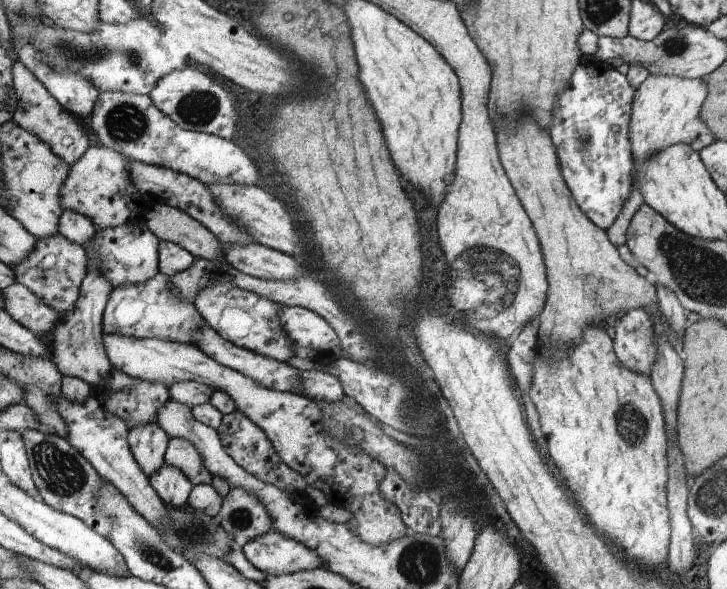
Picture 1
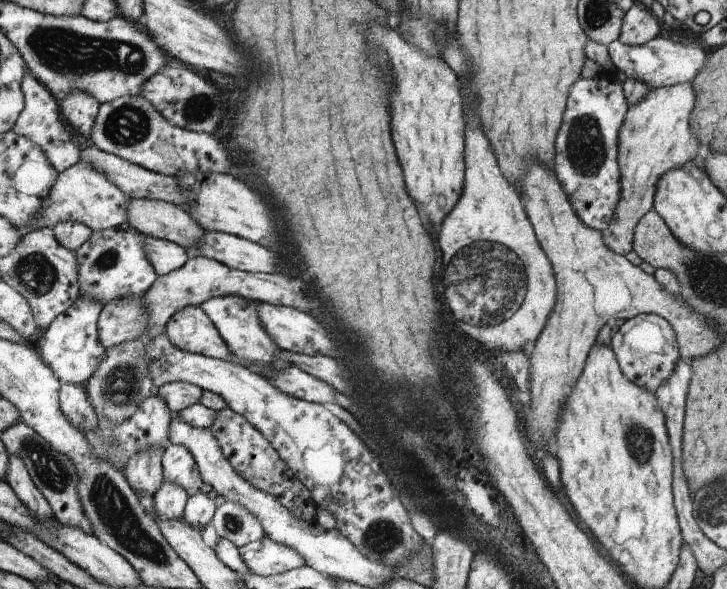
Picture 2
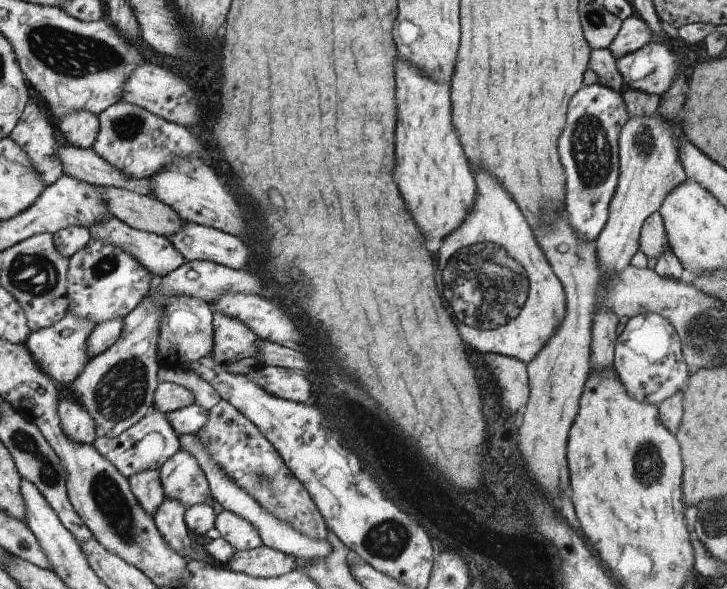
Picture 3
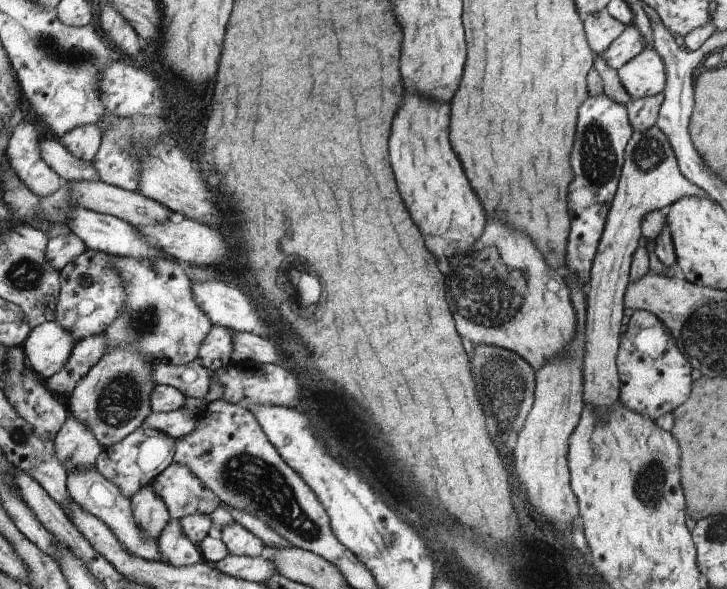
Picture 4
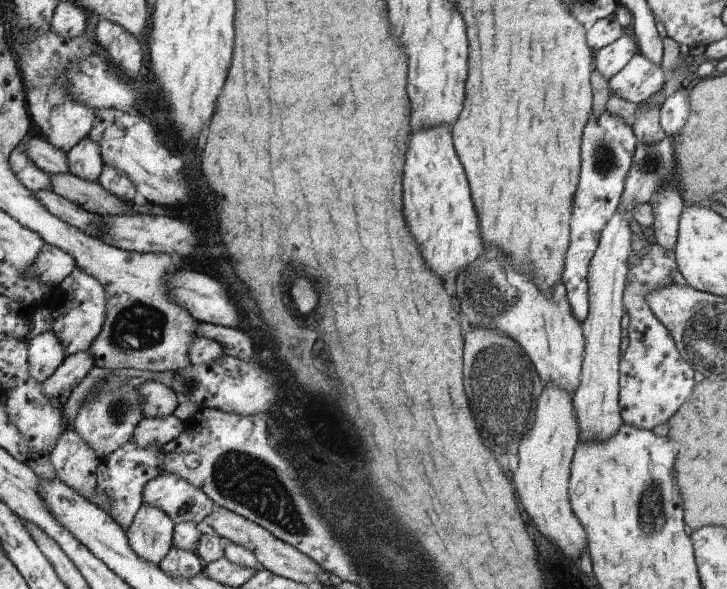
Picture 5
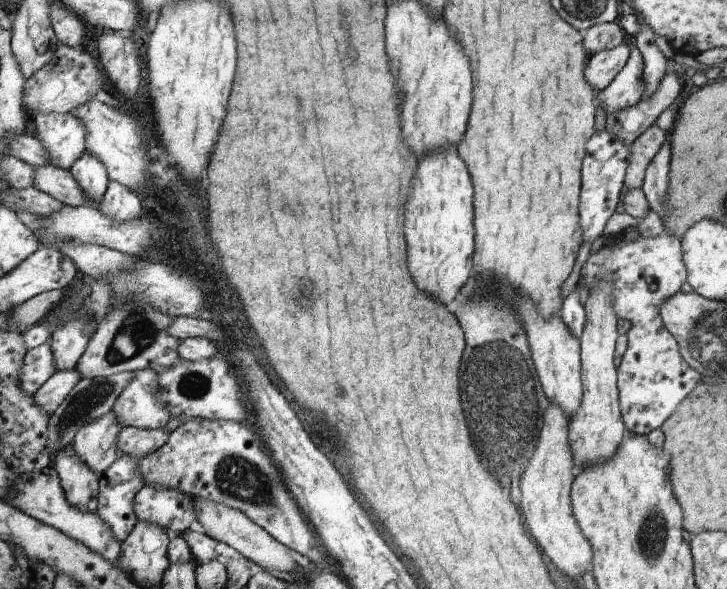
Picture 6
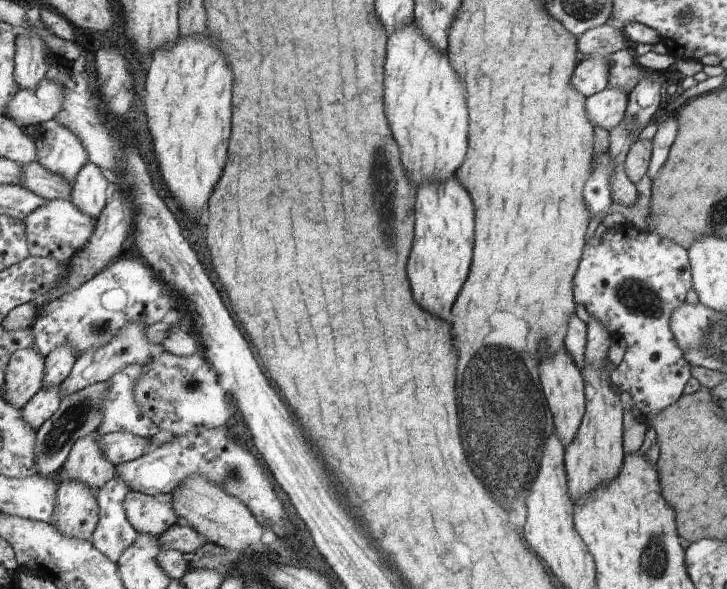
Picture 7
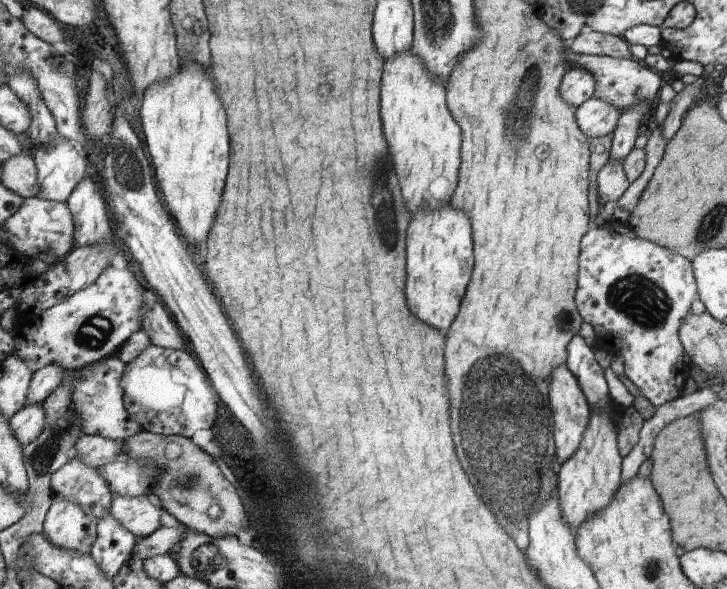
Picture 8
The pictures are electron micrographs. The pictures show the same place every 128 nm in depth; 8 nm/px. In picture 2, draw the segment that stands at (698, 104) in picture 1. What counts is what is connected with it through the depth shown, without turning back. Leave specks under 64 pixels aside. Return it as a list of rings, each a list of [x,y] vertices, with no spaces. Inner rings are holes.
[[[691,82],[650,88],[648,96],[631,106],[619,133],[619,163],[622,167],[622,196],[614,220],[602,231],[604,242],[616,254],[626,256],[634,249],[635,229],[644,214],[654,208],[655,194],[664,174],[678,170],[703,153],[693,129],[696,95]]]

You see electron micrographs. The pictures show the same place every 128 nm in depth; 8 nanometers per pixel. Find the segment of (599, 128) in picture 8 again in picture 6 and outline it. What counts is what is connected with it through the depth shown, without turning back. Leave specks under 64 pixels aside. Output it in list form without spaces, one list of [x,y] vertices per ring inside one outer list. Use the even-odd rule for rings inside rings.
[[[634,48],[629,54],[624,68],[616,74],[616,78],[600,93],[600,106],[607,115],[618,110],[634,106],[643,98],[644,86],[643,72],[645,62],[642,53]]]

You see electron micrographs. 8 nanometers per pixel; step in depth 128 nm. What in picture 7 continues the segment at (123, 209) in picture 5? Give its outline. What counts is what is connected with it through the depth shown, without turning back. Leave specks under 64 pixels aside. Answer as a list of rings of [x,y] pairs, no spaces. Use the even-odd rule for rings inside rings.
[[[30,162],[22,165],[20,186],[27,187],[34,194],[40,195],[40,198],[60,198],[70,201],[73,184],[68,184],[62,176],[46,172],[38,162]]]

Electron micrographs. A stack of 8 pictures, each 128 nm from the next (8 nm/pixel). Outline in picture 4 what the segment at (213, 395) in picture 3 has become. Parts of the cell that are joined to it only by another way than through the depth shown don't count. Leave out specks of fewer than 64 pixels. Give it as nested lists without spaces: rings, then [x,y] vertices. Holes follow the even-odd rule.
[[[196,358],[186,365],[173,365],[158,363],[151,365],[152,382],[156,385],[168,385],[176,390],[183,391],[187,397],[204,398],[209,389],[210,370],[200,366]],[[184,372],[196,372],[196,378],[190,380],[192,374],[188,374],[188,380],[184,378]]]

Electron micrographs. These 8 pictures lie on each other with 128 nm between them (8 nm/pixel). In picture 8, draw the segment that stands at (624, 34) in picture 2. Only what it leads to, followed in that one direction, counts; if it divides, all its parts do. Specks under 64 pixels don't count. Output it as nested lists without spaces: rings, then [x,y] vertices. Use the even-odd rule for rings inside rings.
[[[570,68],[564,75],[562,86],[560,86],[560,96],[570,106],[580,106],[589,98],[594,97],[595,84],[594,76],[590,76],[588,70]]]

